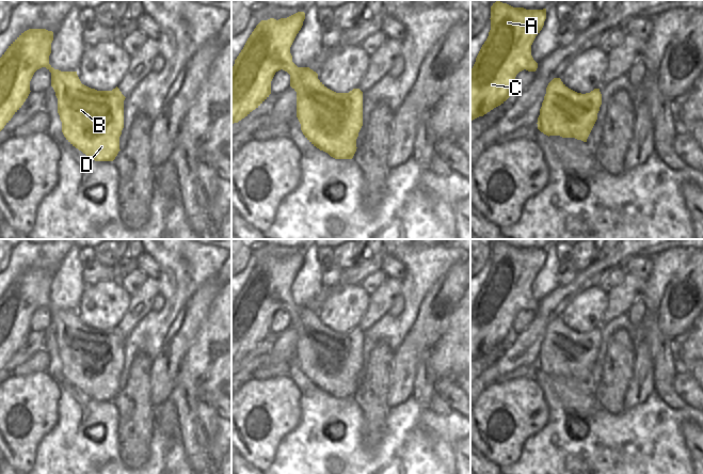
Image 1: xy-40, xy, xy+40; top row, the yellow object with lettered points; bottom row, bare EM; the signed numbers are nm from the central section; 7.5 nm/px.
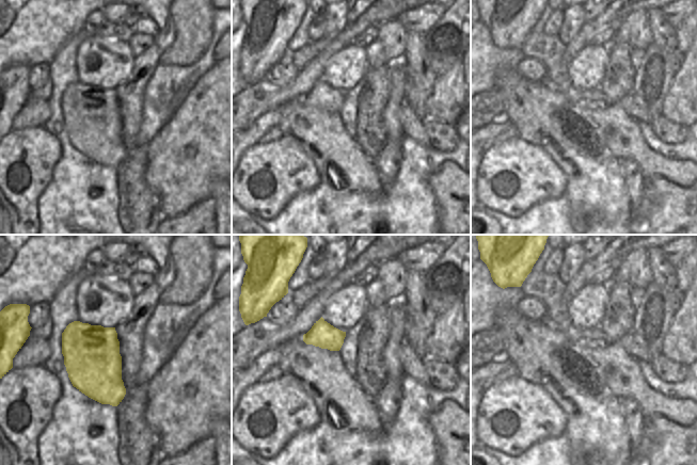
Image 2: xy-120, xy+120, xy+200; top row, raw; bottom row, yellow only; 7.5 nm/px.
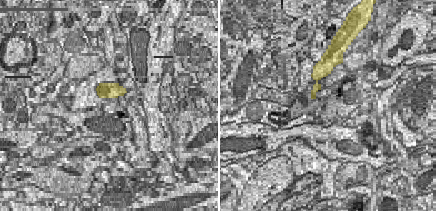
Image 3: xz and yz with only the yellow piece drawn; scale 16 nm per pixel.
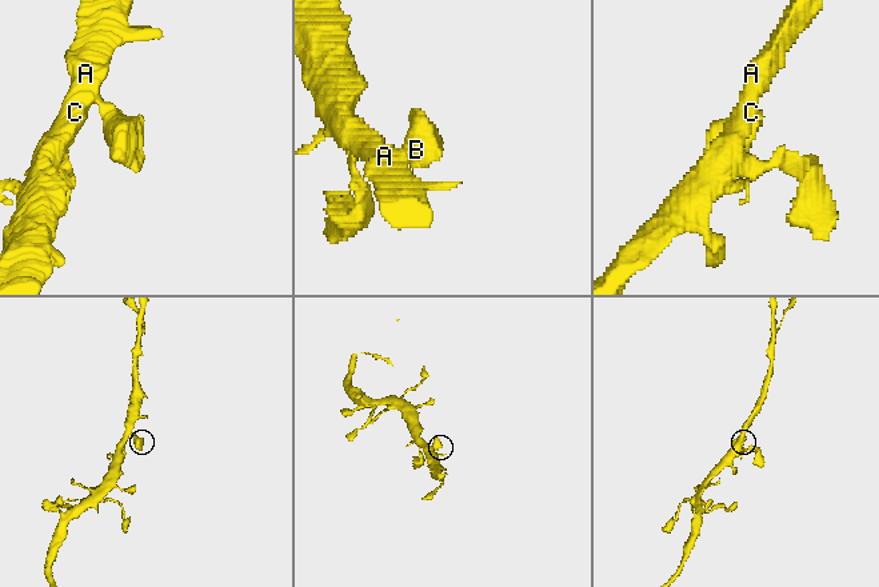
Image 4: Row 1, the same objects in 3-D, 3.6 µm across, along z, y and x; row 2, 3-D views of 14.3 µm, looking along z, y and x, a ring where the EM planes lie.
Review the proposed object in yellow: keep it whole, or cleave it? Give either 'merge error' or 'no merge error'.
no merge error

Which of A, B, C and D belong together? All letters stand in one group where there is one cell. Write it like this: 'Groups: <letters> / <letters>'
Groups: A B C D.

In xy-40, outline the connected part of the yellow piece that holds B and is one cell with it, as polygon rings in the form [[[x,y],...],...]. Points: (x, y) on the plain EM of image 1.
[[[29,268],[21,272],[0,297],[0,370],[28,337],[34,312],[46,306],[51,312],[51,326],[58,337],[58,352],[66,379],[95,400],[113,400],[121,390],[119,376],[124,367],[126,336],[117,326],[112,330],[97,330],[82,323],[77,311],[54,309],[49,303],[52,280],[52,270]]]

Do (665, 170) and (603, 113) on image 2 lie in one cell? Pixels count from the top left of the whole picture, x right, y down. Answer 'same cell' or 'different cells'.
same cell

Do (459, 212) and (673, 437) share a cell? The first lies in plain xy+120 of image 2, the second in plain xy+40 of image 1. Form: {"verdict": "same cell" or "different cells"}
{"verdict": "different cells"}

